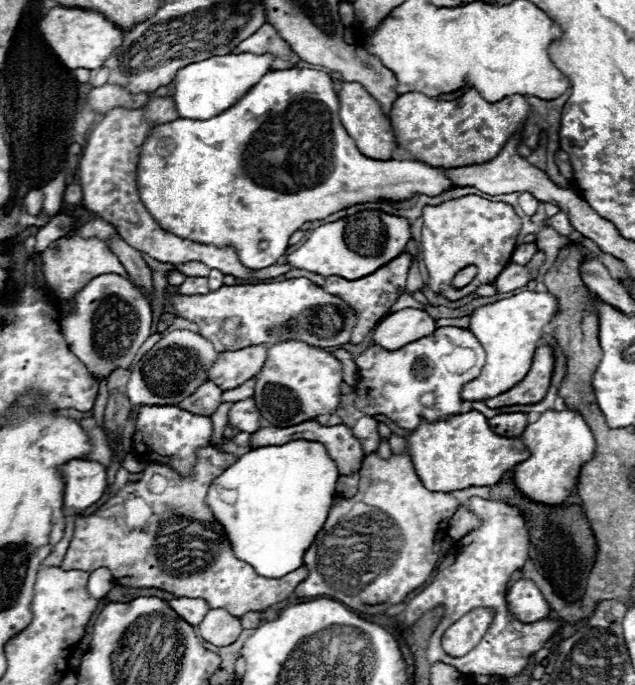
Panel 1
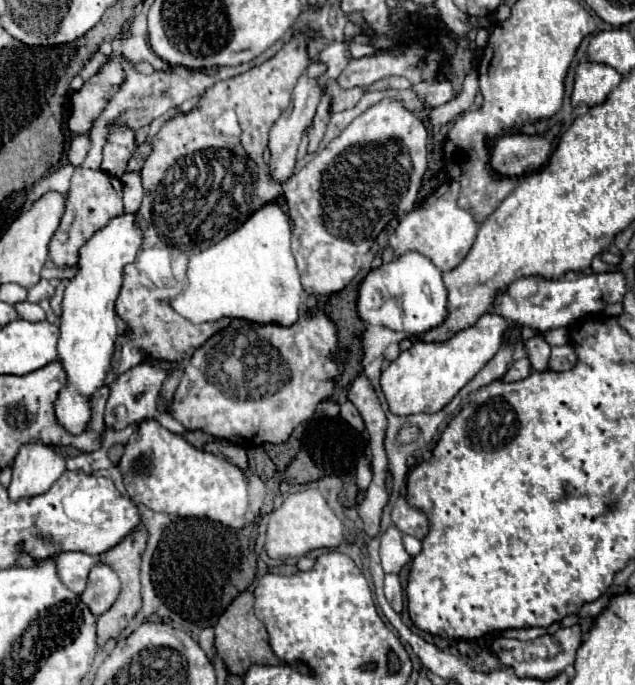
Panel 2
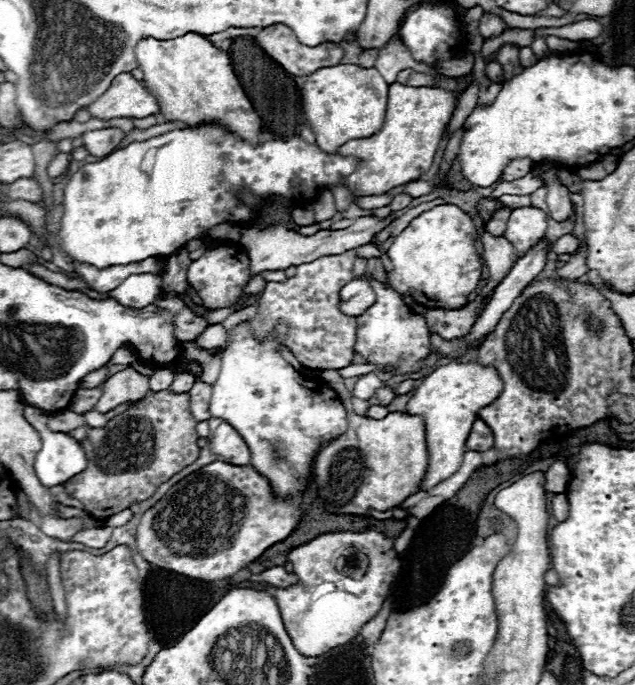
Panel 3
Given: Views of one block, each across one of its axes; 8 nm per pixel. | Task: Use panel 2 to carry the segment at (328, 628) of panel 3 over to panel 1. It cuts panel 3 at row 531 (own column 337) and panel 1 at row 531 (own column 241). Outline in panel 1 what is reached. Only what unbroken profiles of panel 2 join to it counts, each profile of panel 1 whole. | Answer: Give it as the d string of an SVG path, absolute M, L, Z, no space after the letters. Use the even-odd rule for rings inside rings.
M376 452L368 454L360 472L358 494L352 498L340 498L336 504L338 506L330 510L326 524L322 526L314 544L304 556L304 564L308 566L308 578L296 586L294 594L298 598L334 598L358 612L364 612L366 606L372 608L374 604L400 604L410 592L414 592L430 580L434 566L438 564L442 528L448 528L448 520L458 510L458 500L452 494L430 492L428 488L424 488L424 484L414 472L408 452L392 454L388 460L380 458ZM354 504L364 504L368 506L368 510L362 518L356 516L348 520L348 514L354 508Z

